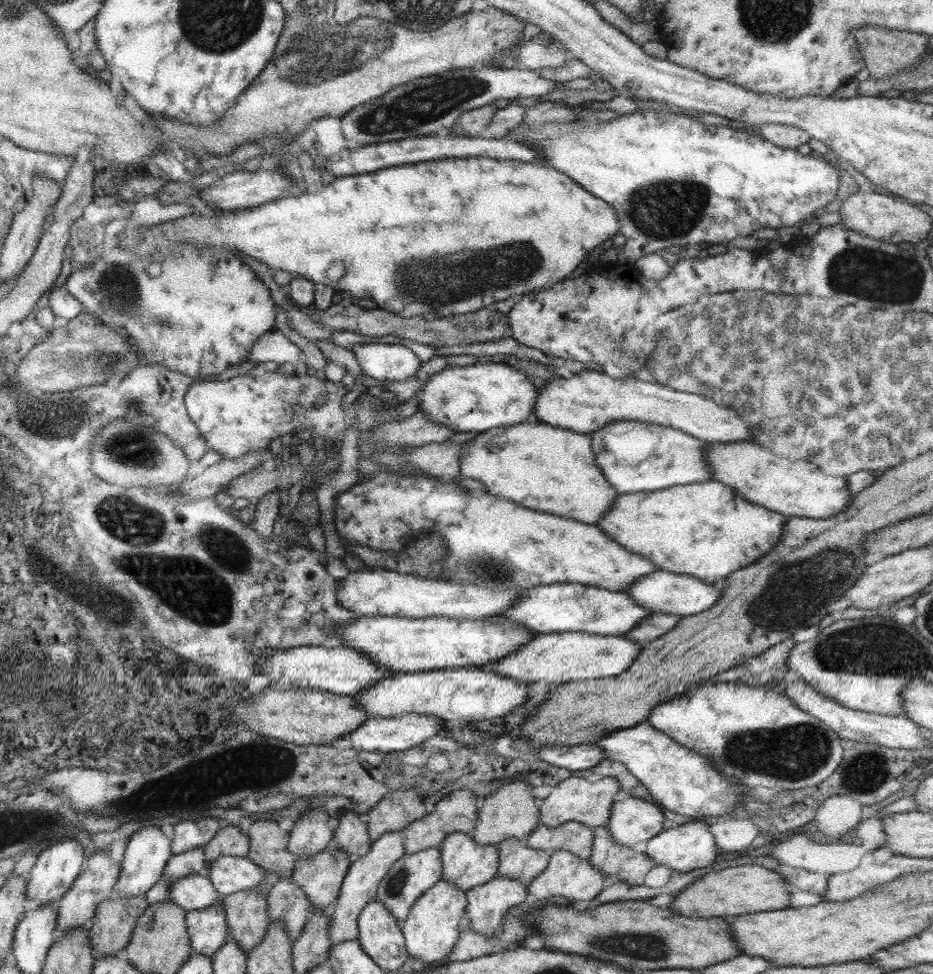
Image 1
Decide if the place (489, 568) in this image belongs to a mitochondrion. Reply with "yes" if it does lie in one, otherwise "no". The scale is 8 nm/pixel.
yes

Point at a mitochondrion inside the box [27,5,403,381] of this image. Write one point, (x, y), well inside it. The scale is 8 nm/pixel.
(334, 54)

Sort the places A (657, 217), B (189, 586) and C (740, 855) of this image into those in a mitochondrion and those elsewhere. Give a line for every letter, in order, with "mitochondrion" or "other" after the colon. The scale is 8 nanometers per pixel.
A: mitochondrion
B: mitochondrion
C: other

